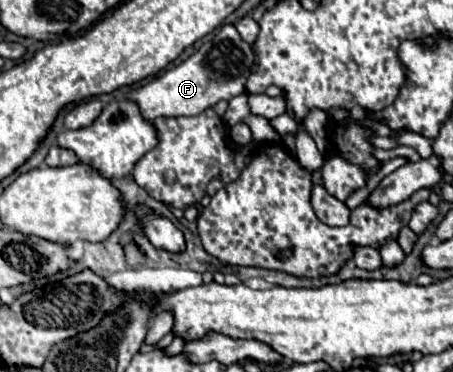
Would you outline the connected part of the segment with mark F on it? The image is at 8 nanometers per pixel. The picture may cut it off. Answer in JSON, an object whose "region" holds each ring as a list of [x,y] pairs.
{"region":[[[223,25],[219,33],[203,43],[189,59],[167,69],[163,75],[151,79],[147,85],[129,93],[129,99],[135,101],[145,119],[153,121],[155,117],[181,117],[181,115],[199,115],[201,111],[213,107],[221,99],[233,99],[245,91],[247,77],[251,75],[253,49],[241,39],[233,25]]]}

